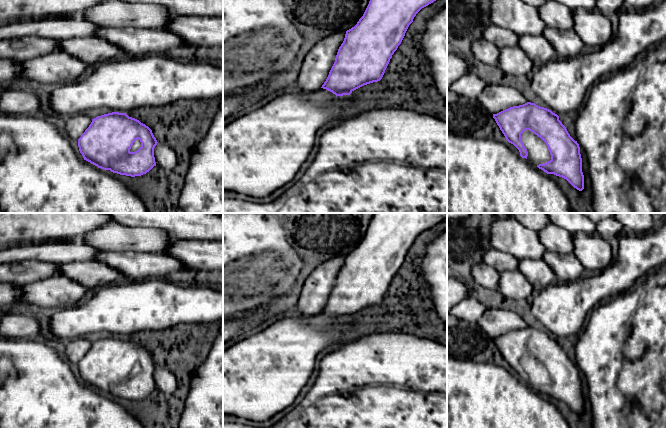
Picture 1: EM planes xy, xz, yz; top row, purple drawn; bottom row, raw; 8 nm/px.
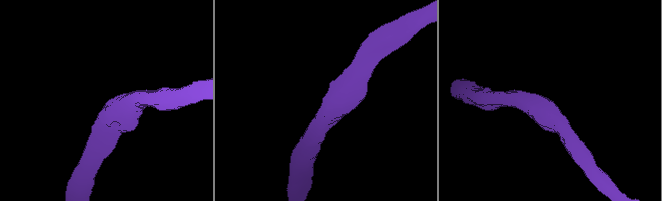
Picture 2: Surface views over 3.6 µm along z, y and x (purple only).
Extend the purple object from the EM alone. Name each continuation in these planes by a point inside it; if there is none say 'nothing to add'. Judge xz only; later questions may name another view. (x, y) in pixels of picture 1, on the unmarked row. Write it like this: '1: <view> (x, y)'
nothing to add

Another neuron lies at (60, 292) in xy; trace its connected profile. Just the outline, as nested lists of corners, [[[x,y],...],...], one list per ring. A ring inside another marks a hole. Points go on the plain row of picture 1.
[[[60,274],[22,285],[21,290],[21,302],[34,309],[64,309],[80,304],[89,288]]]

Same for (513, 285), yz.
[[[519,270],[500,273],[499,291],[511,302],[533,296],[531,283]]]

